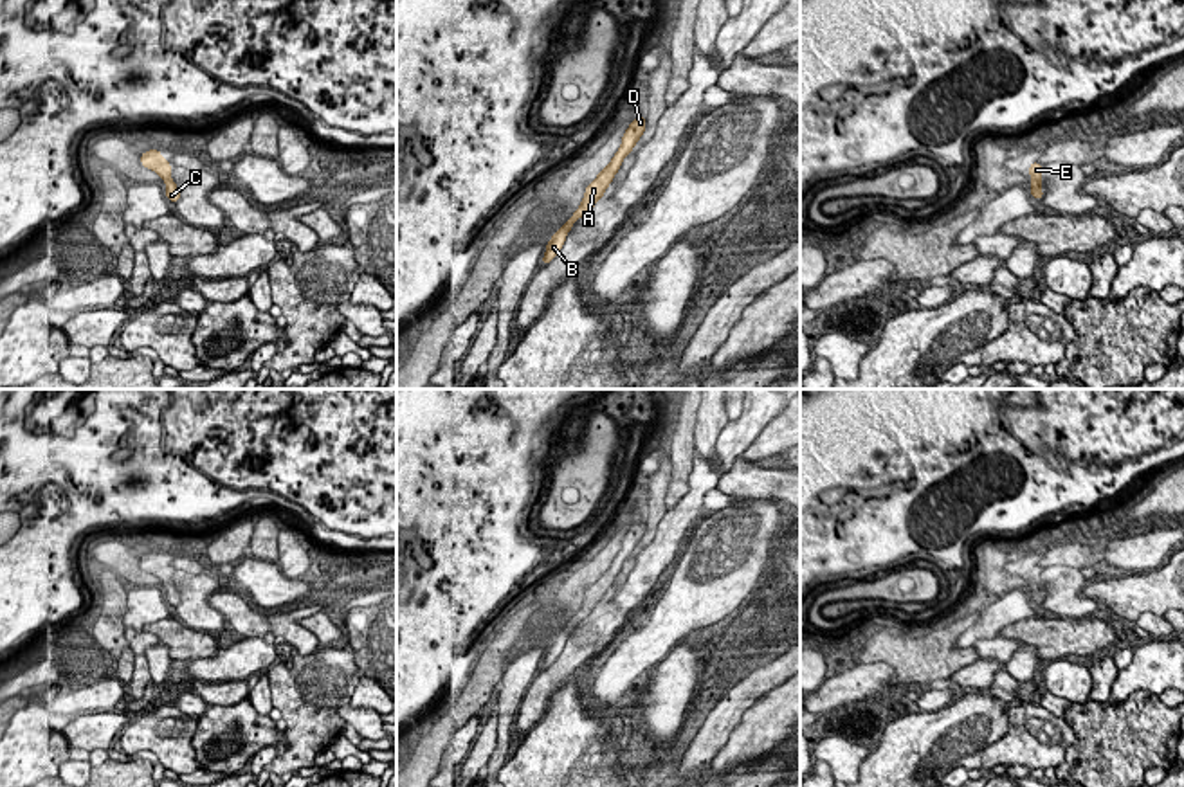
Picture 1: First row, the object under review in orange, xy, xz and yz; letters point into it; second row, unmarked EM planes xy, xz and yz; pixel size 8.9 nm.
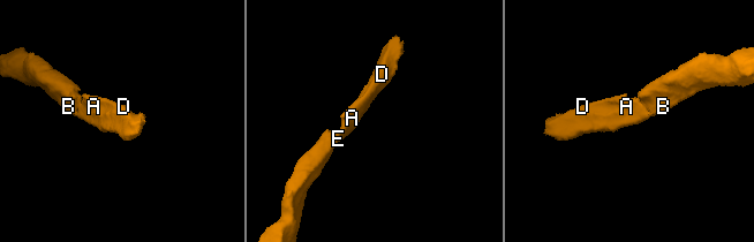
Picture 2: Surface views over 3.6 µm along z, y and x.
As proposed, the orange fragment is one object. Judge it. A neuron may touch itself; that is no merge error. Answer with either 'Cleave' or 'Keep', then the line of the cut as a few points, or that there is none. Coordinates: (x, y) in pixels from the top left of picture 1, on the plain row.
Keep. No split

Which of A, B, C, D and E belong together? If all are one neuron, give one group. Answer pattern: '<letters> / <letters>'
A B C D E

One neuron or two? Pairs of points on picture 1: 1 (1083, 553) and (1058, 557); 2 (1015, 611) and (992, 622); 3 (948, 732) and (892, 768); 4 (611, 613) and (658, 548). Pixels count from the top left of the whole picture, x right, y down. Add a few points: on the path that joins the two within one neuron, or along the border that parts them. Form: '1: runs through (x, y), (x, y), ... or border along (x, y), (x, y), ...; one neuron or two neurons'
1: runs through (1078, 555), (1064, 555); one neuron
2: runs through (1010, 611), (997, 616); one neuron
3: runs through (934, 742), (919, 748), (907, 760); one neuron
4: runs through (626, 597), (640, 582), (649, 564); one neuron

